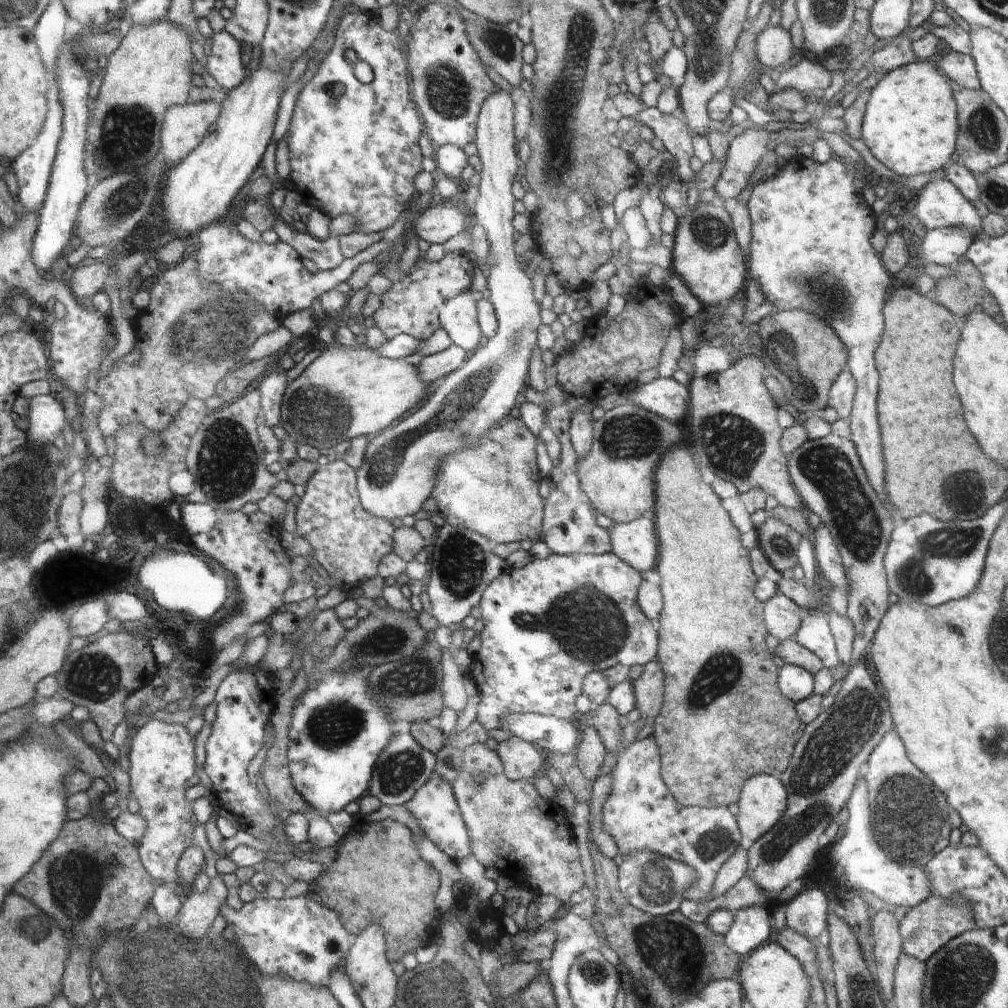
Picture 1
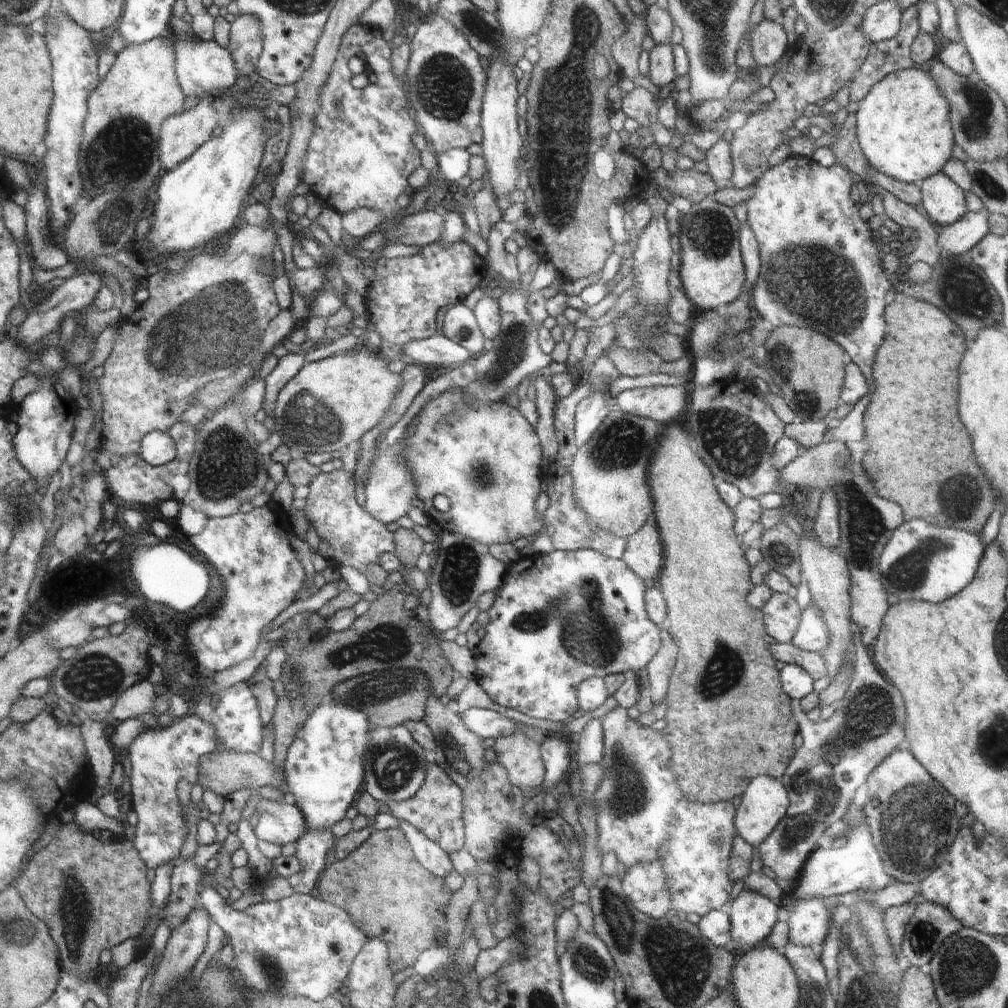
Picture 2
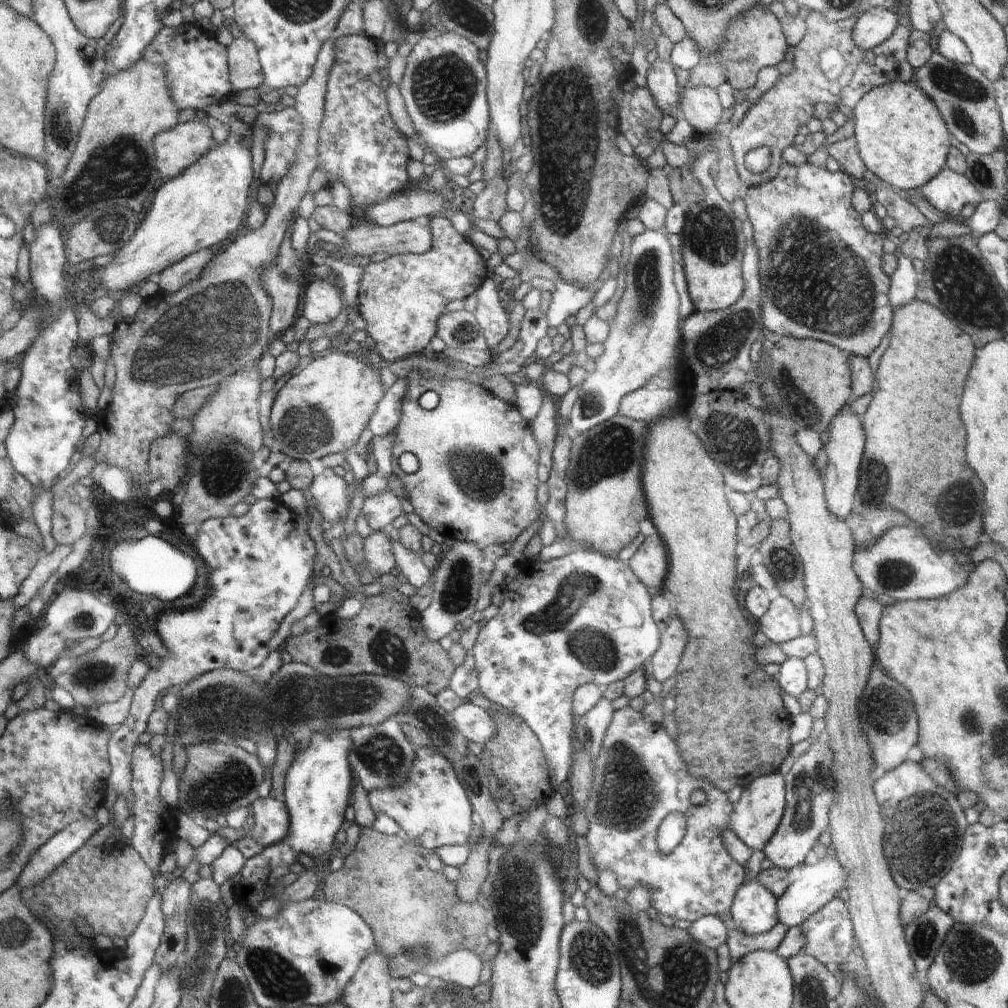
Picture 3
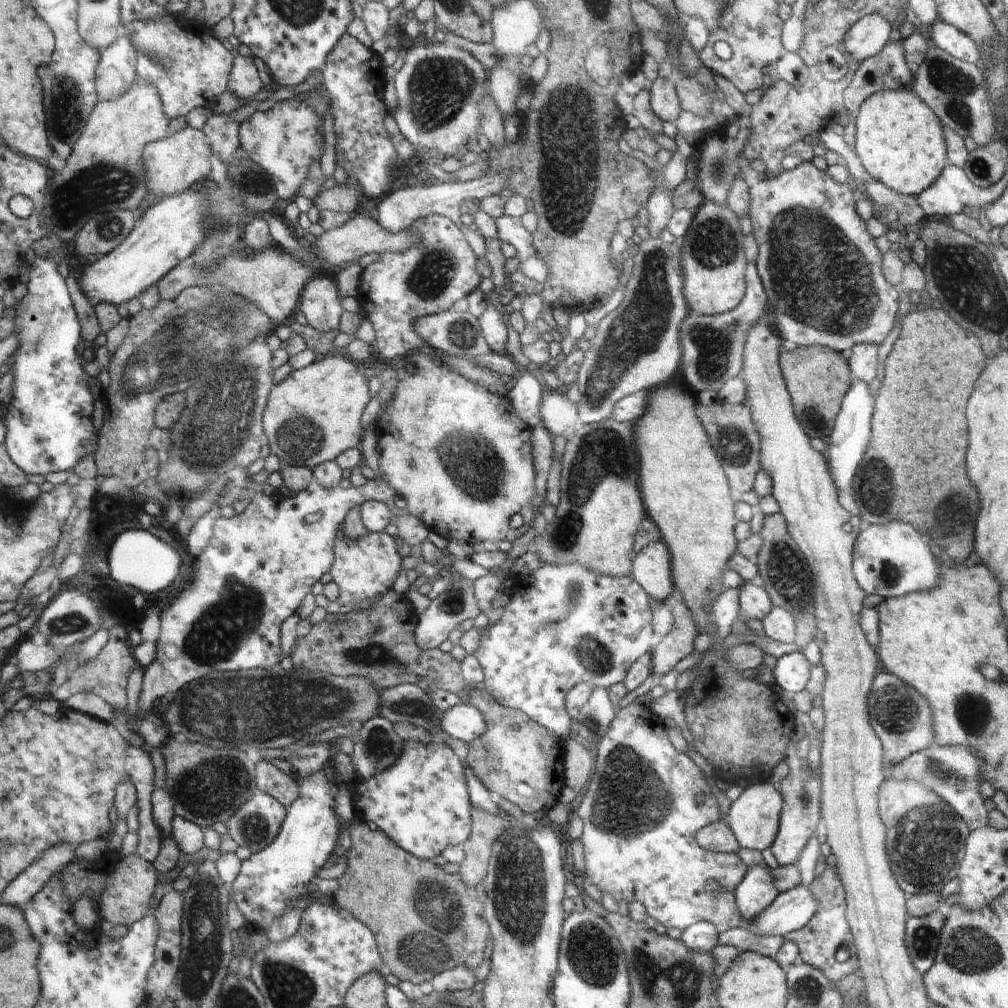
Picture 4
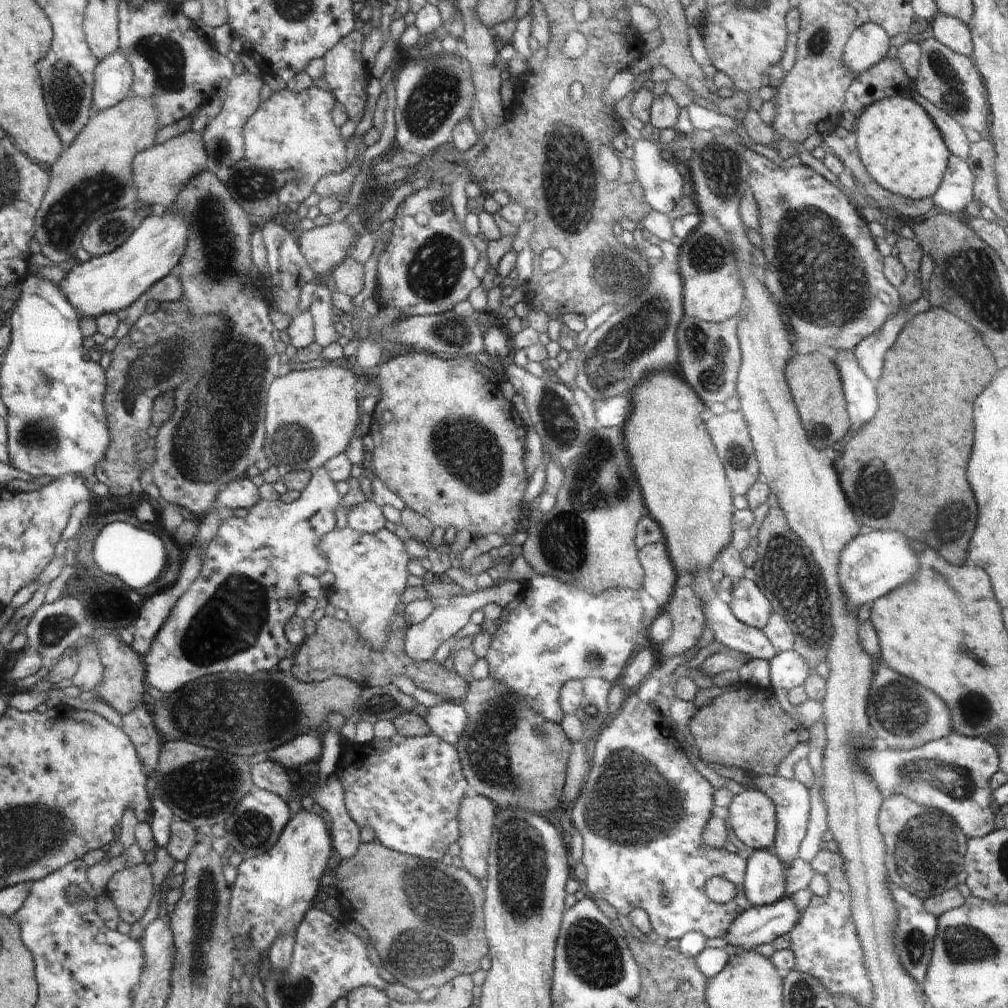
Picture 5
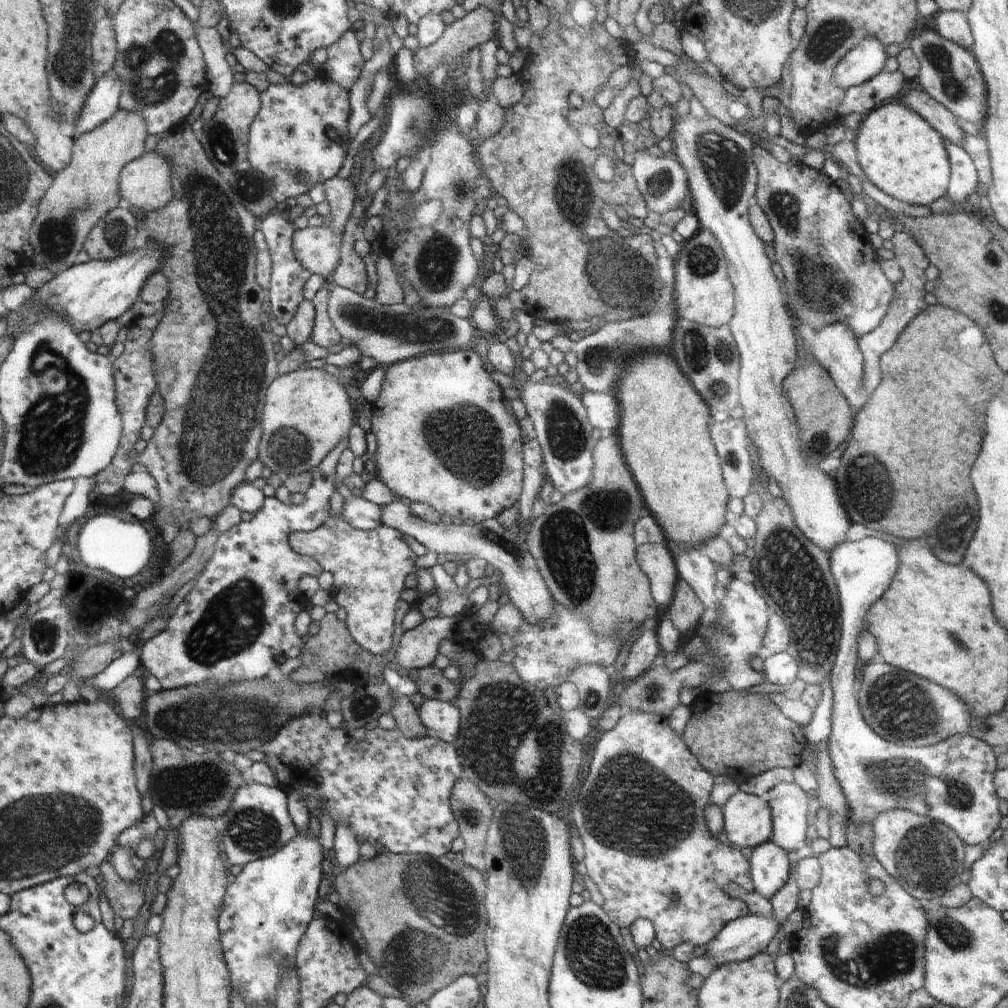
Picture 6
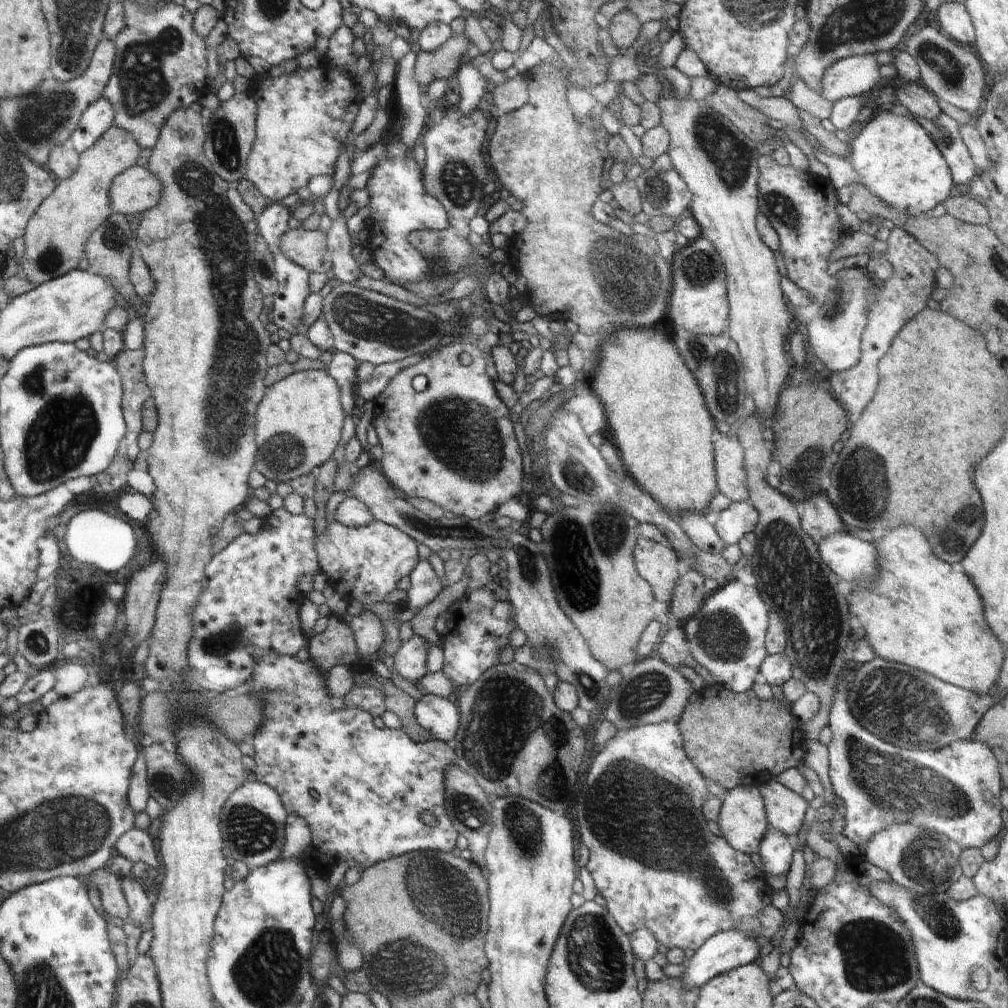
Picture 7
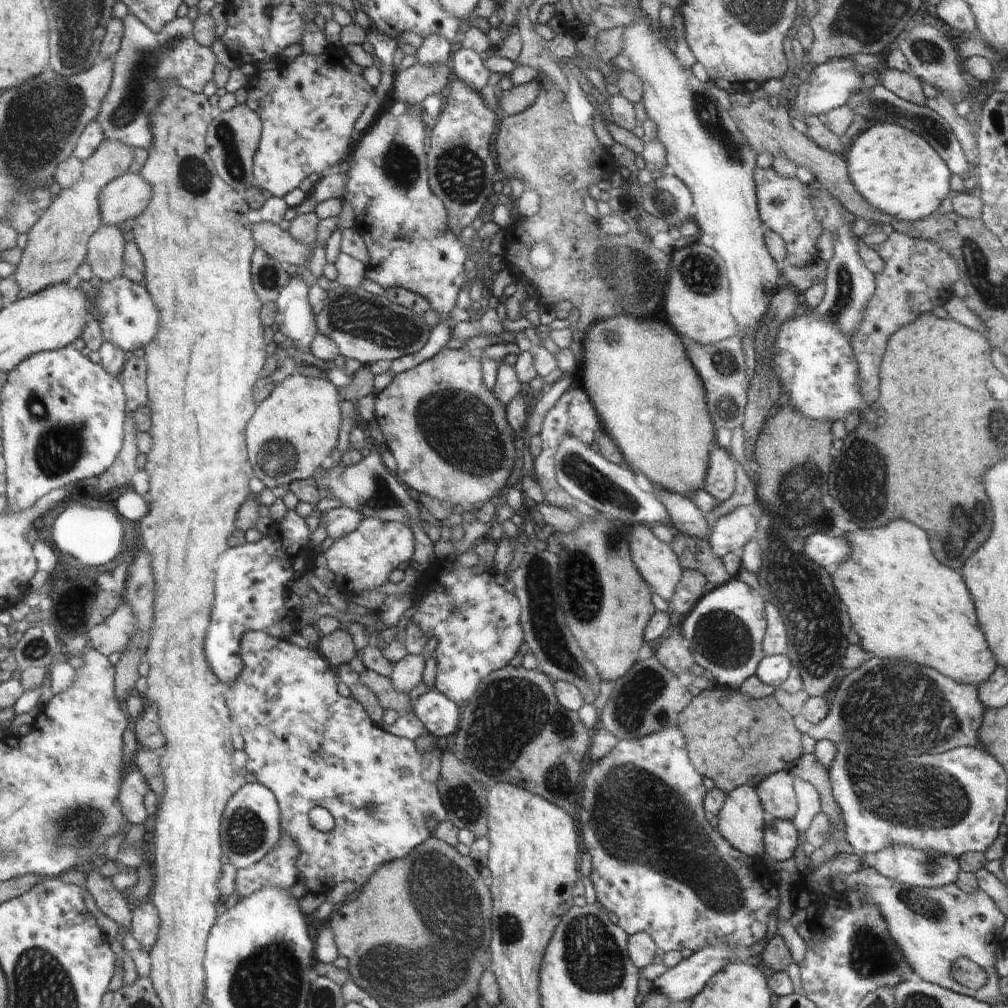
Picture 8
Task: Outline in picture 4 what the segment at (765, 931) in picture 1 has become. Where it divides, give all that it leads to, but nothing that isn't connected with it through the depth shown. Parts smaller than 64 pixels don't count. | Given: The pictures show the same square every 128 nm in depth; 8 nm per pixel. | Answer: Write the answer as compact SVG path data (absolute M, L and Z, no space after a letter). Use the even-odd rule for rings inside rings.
M768 864L755 865L738 884L735 902L744 923L754 922L776 902L778 888L772 870Z

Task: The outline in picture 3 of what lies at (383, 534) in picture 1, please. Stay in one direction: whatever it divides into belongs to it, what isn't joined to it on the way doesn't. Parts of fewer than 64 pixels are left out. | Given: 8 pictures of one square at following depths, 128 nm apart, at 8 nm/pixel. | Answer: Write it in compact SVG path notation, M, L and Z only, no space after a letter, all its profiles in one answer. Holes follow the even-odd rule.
M325 468L314 478L309 491L323 521L336 525L340 518L344 518L350 506L348 484L344 482L344 478L334 474L330 468ZM387 537L393 556L398 558L398 569L408 582L419 589L421 586L427 585L430 580L430 569L426 568L426 564L422 562L424 552L410 552L405 550L399 541Z

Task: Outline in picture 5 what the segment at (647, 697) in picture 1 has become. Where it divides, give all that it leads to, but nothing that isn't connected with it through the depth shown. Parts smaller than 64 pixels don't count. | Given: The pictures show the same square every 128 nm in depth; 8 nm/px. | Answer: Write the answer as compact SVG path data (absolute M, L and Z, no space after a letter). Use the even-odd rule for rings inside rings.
M678 587L670 604L665 605L662 610L670 615L673 624L672 636L662 644L664 659L697 649L705 630L706 617L702 601L693 587Z

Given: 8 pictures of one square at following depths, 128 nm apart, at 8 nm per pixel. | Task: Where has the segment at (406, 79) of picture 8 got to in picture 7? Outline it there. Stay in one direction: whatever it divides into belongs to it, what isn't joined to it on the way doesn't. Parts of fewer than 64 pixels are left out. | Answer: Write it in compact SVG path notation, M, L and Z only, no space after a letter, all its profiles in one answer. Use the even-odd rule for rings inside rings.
M454 32L438 50L432 53L420 51L415 63L415 80L422 88L423 94L428 86L437 79L448 80L457 74L462 66L462 58L471 44L466 33L456 34Z

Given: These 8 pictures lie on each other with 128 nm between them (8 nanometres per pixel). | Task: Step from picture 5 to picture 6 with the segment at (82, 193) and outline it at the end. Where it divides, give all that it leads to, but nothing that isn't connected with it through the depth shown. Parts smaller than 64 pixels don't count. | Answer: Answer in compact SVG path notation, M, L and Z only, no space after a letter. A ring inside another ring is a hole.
M121 110L110 121L102 124L94 131L85 133L81 138L75 138L73 145L72 163L62 171L55 173L53 188L44 196L40 215L34 224L31 245L34 248L32 258L33 267L38 267L41 273L50 270L52 274L60 274L78 263L78 254L85 249L90 234L97 228L106 216L115 209L125 205L123 189L121 188L122 176L125 168L148 153L149 122L138 112Z

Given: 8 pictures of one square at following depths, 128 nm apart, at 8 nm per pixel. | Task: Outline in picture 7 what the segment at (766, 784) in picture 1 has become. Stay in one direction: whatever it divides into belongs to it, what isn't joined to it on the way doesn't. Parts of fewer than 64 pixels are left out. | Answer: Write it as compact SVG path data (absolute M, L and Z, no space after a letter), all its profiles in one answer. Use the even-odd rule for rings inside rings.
M742 785L728 790L722 799L721 814L717 823L722 831L722 836L724 836L723 838L729 841L732 848L746 855L758 853L761 841L771 830L765 812L764 796L762 796L760 788L753 785Z

